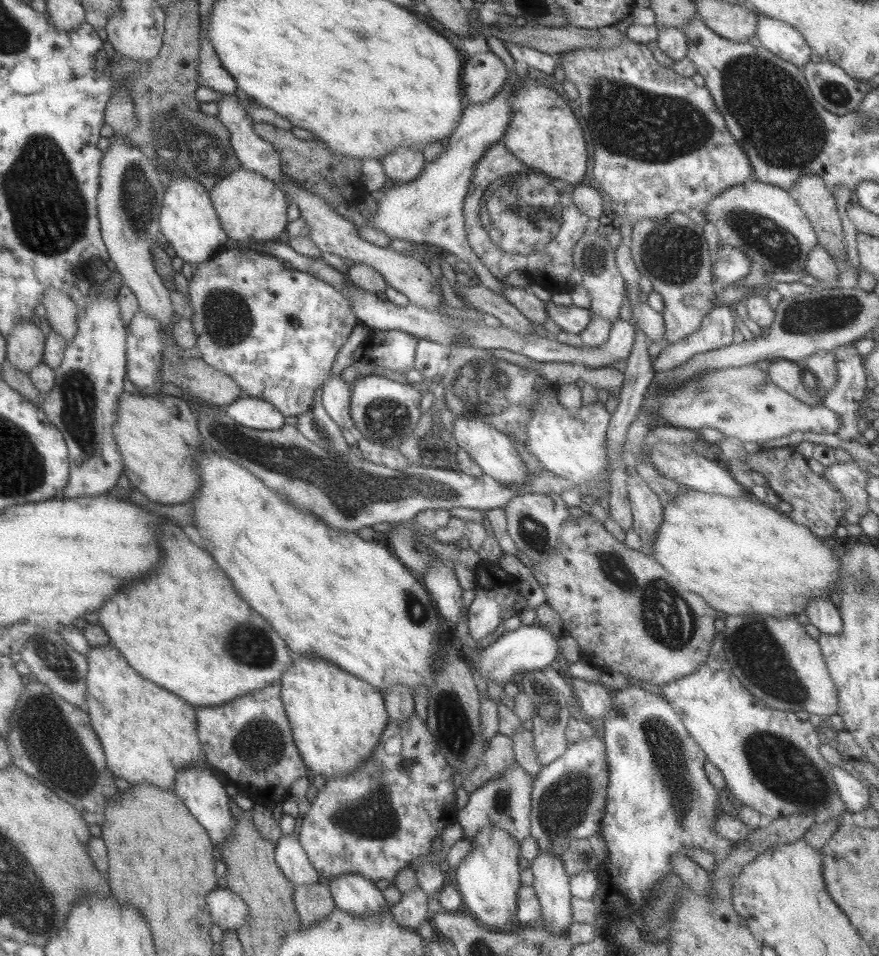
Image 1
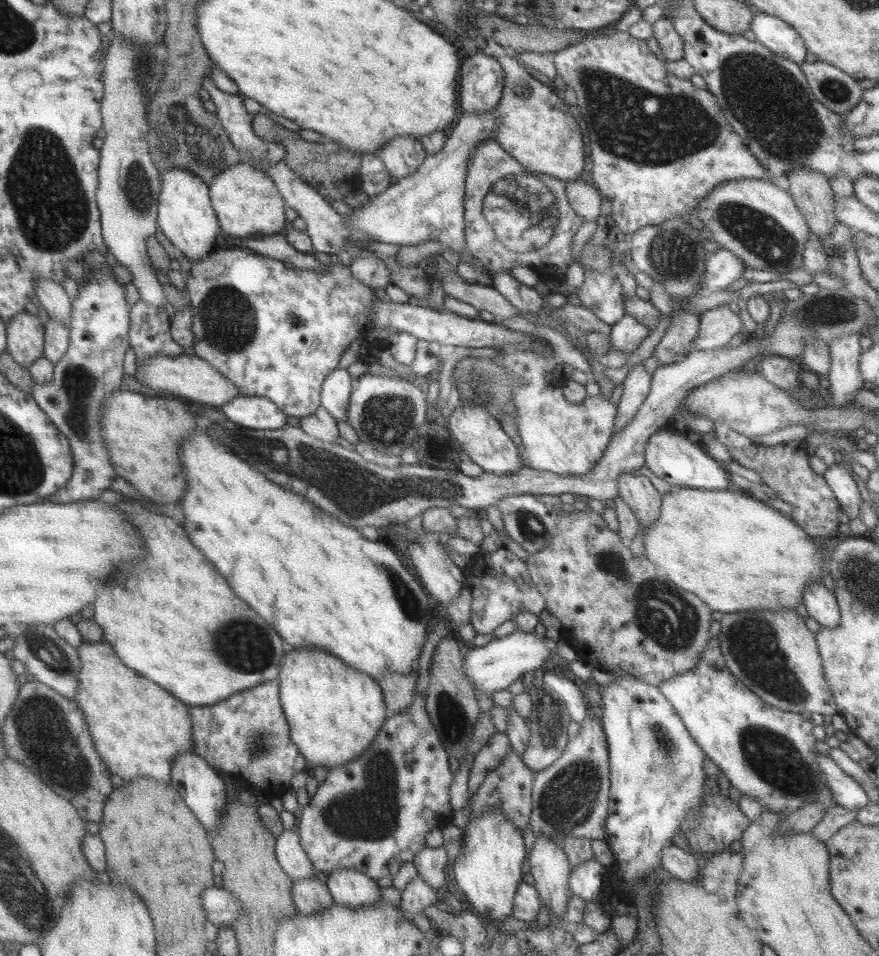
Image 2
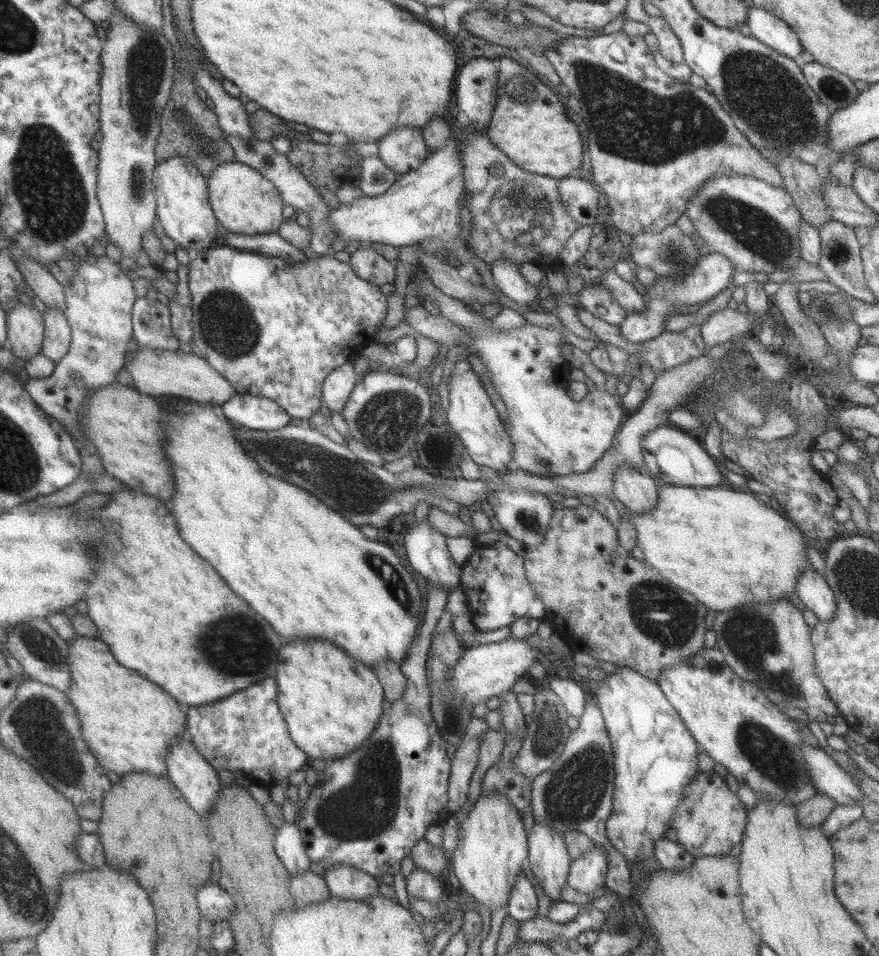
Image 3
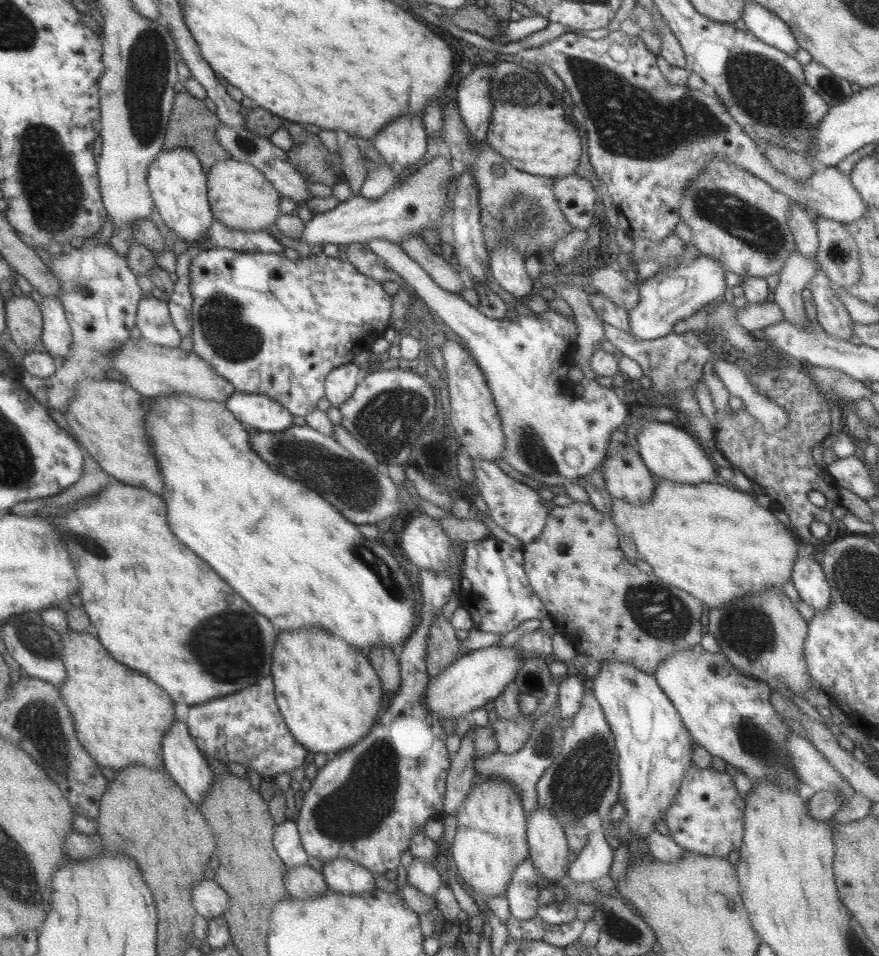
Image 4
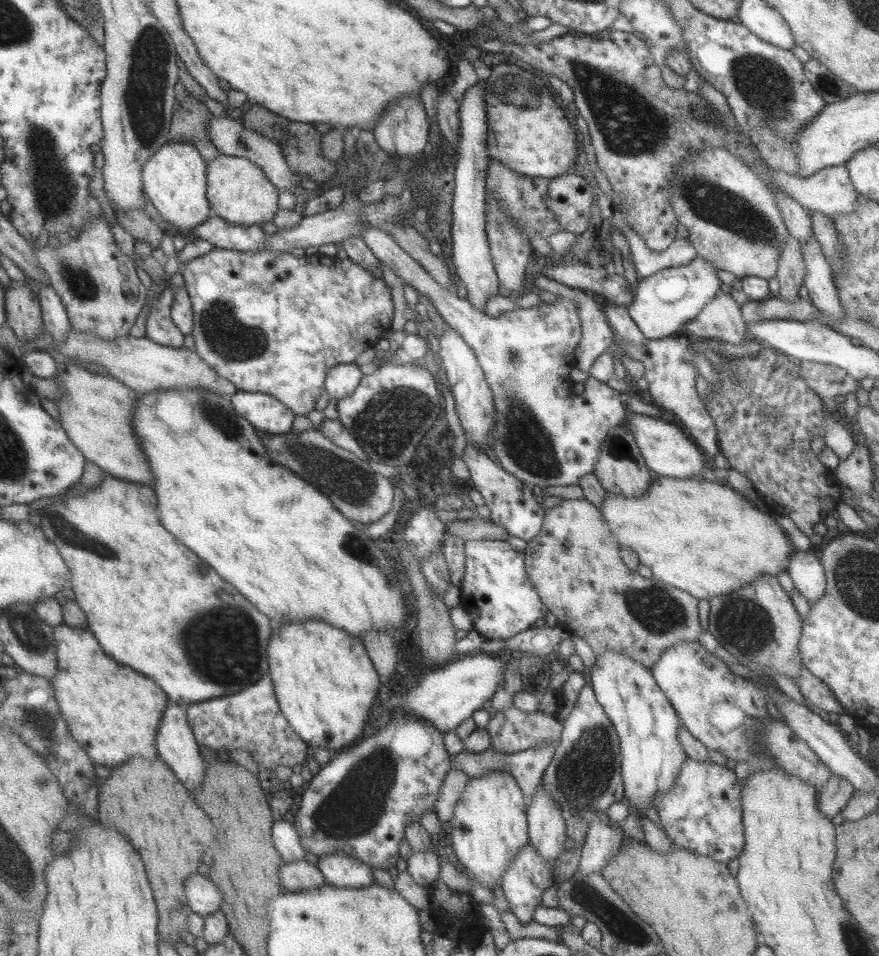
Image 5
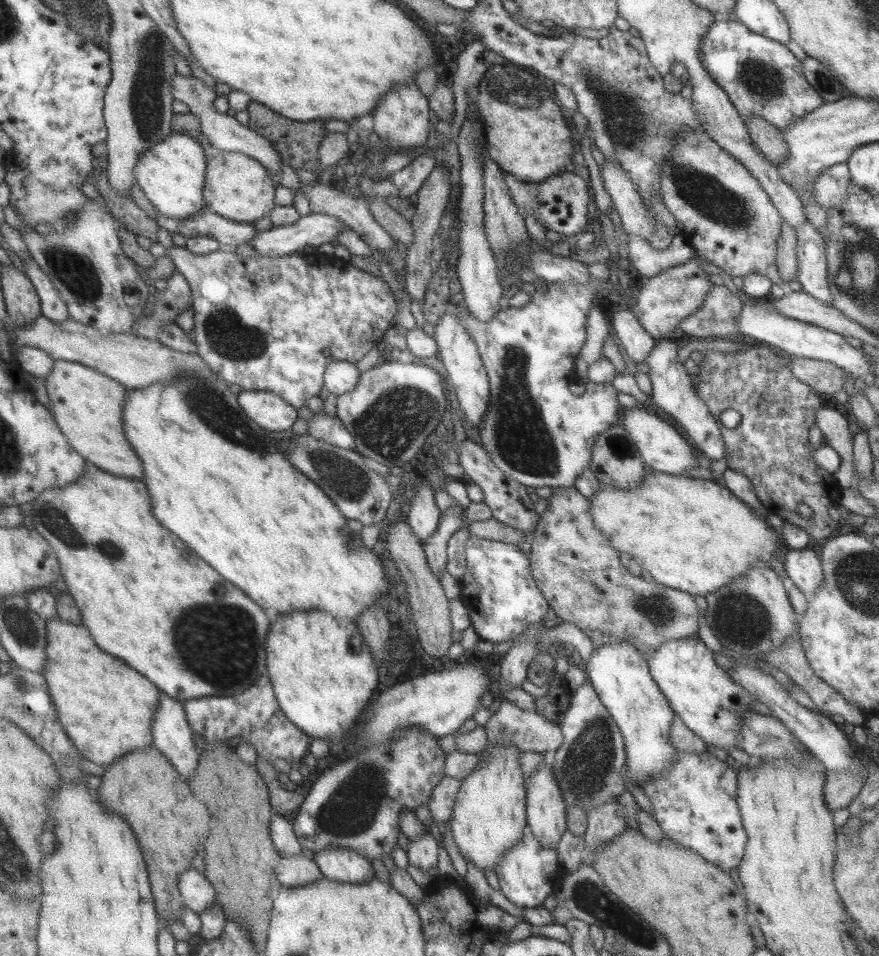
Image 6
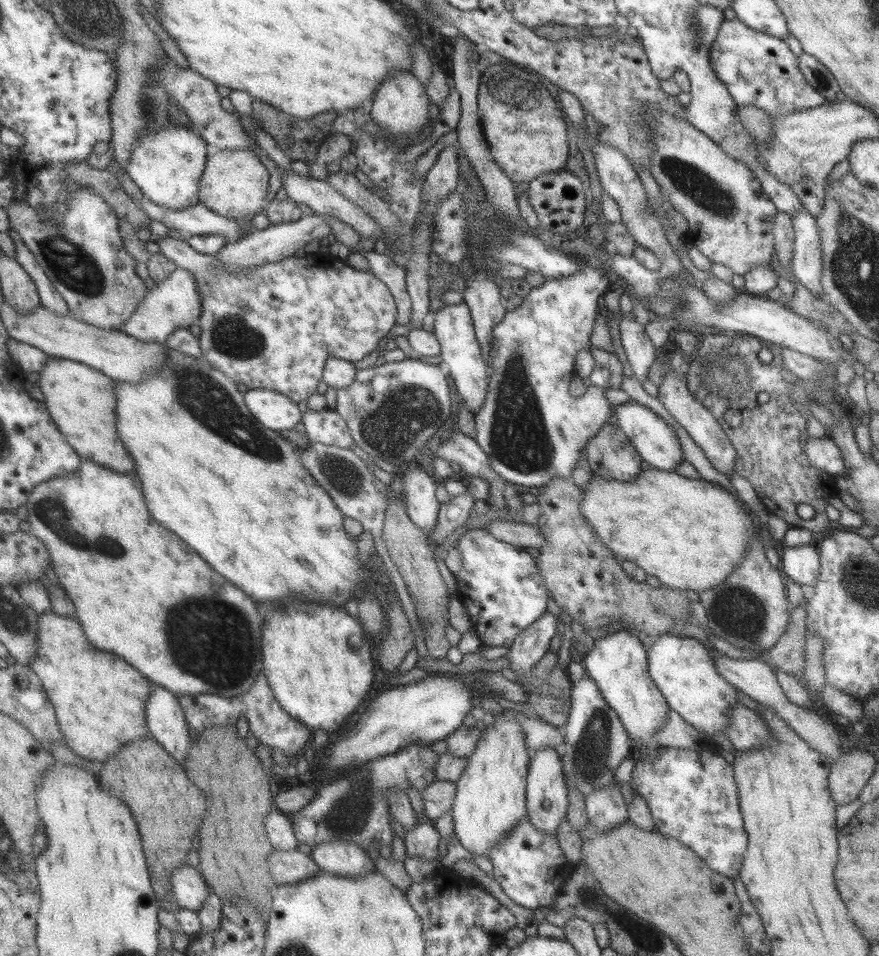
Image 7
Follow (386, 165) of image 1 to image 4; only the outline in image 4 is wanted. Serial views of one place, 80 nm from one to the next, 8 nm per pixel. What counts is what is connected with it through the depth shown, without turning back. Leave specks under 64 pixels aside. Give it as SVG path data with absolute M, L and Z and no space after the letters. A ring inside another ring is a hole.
M402 114L388 122L372 141L387 165L397 164L405 168L423 158L425 139L422 117L418 114Z

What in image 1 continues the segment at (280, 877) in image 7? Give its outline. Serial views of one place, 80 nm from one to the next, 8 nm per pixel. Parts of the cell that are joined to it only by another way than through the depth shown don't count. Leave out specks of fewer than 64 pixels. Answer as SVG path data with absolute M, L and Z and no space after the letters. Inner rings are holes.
M319 882L295 887L293 898L300 925L303 927L327 919L335 908L328 886Z

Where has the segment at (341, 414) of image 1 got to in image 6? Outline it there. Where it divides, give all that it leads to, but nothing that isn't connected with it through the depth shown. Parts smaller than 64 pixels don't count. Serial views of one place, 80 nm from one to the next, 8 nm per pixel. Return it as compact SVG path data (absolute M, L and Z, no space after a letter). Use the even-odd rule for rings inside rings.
M332 360L324 370L322 384L335 397L351 392L357 384L360 372L354 363Z

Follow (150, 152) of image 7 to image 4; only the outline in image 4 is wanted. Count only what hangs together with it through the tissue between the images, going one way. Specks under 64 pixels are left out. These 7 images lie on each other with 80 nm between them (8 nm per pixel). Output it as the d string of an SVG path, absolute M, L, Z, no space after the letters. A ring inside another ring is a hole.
M186 148L161 150L147 167L146 181L157 214L179 240L187 244L207 240L207 231L215 218L206 196L206 172L191 151Z

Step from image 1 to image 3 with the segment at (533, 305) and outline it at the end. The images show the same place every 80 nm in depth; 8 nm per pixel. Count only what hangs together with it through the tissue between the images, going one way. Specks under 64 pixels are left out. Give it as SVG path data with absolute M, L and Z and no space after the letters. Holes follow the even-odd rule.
M502 258L489 266L488 273L491 273L491 283L499 289L499 292L525 310L529 310L529 304L537 300L538 290L523 279L517 264L511 264L506 258Z

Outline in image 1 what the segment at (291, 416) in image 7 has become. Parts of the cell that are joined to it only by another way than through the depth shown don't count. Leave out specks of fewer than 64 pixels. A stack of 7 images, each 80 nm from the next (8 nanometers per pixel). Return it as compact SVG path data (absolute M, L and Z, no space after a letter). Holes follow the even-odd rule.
M241 395L222 411L237 425L275 431L284 426L284 417L269 402Z

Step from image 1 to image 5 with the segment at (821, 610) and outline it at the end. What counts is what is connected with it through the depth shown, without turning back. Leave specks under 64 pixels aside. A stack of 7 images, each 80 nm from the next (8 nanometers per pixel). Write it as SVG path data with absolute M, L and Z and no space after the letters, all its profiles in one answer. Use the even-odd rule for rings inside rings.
M795 550L790 556L787 572L795 591L801 594L807 602L819 600L825 592L824 570L813 552Z

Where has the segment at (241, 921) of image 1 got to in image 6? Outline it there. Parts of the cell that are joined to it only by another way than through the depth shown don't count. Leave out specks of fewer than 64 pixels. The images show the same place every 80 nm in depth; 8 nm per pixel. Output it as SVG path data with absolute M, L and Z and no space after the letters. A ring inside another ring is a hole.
M185 870L179 875L177 890L183 906L197 914L211 908L216 900L213 886L195 870Z

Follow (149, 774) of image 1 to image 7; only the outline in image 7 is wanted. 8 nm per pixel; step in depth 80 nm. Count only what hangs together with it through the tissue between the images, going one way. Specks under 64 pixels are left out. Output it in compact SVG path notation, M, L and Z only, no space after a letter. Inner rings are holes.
M52 610L38 615L37 640L36 657L32 658L29 670L41 681L69 750L95 765L100 765L124 744L129 744L132 740L143 740L149 736L145 705L152 688L150 682L137 670L120 656L91 645L75 618L59 616Z

